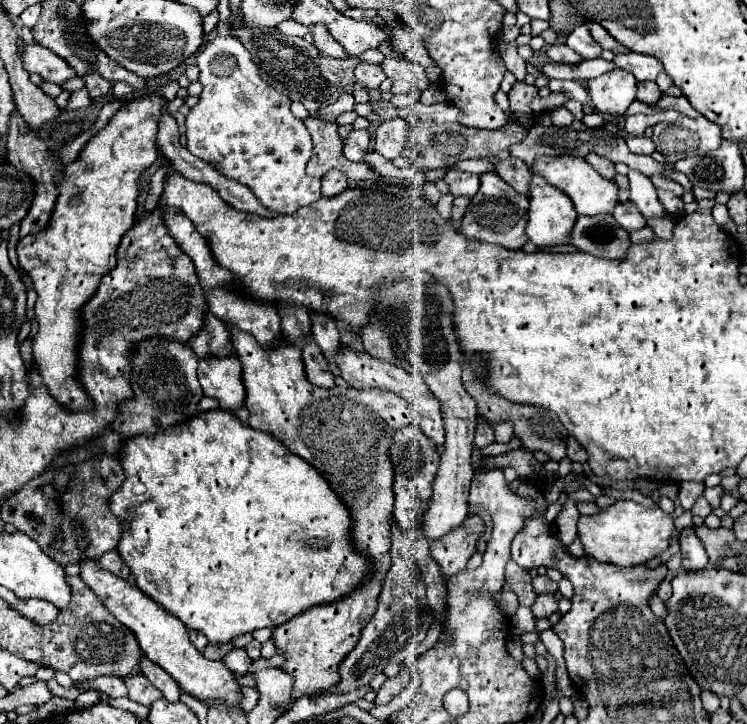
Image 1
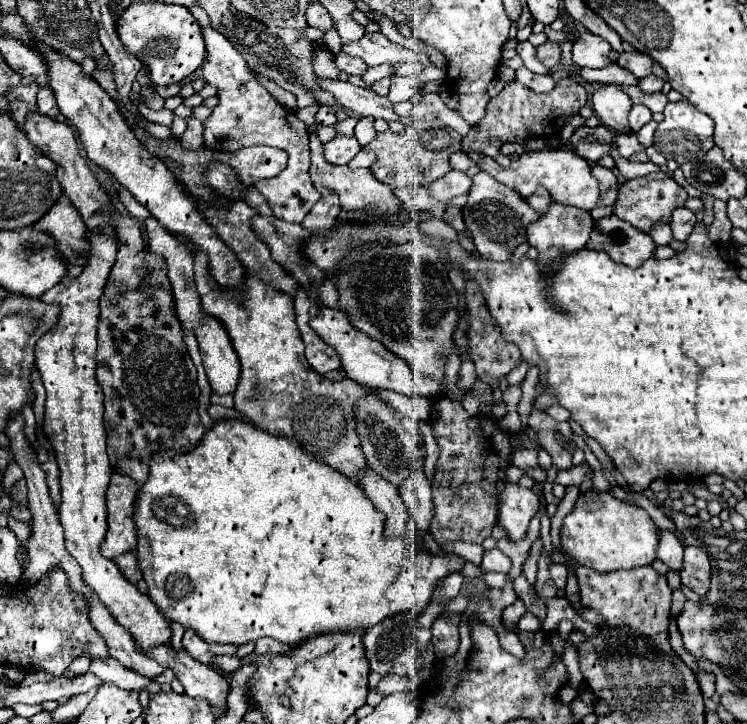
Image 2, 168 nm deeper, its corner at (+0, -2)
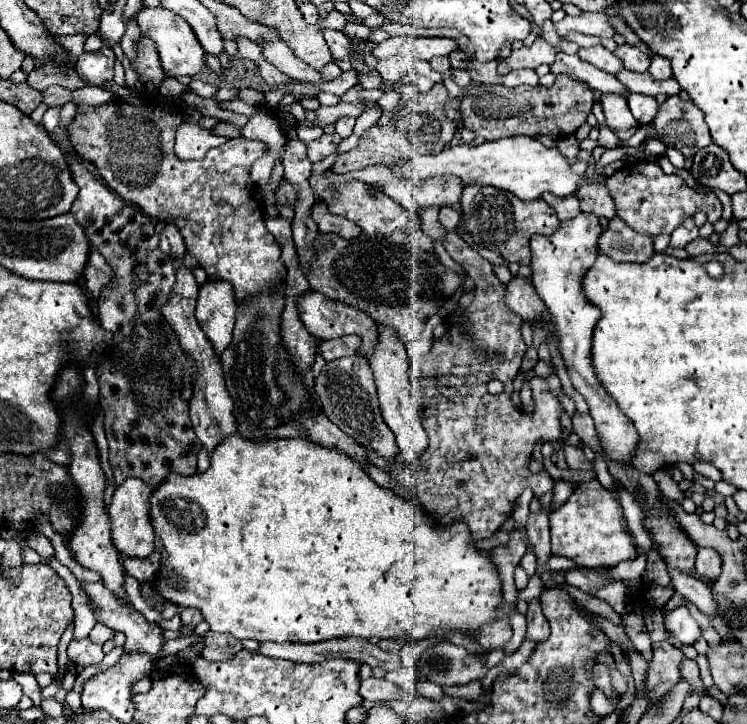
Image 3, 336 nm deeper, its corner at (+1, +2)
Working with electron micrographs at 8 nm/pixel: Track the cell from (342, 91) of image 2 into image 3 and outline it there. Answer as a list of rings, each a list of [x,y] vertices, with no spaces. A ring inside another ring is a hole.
[[[261,40],[257,42],[257,46],[261,48],[263,58],[289,78],[305,80],[311,84],[321,82],[321,74],[311,66],[307,66],[303,60],[299,60],[283,40]]]

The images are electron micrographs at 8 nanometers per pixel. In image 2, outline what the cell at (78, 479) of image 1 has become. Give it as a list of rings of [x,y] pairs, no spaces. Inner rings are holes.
[[[114,472],[106,492],[108,510],[108,532],[100,544],[100,554],[114,558],[118,554],[130,552],[136,546],[136,528],[132,522],[132,506],[138,484],[124,474]]]

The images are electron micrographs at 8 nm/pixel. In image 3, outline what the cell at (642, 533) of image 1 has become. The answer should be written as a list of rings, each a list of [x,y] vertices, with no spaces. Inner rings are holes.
[[[599,480],[583,482],[561,508],[549,512],[551,552],[555,556],[573,560],[579,568],[615,566],[621,560],[633,560],[637,550],[629,534],[623,530],[621,516],[623,512],[619,500],[613,500],[611,494],[599,484]]]

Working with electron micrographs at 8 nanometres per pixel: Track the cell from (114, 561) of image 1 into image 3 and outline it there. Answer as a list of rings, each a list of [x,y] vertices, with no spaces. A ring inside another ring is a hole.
[[[155,552],[147,558],[125,558],[123,568],[129,576],[137,578],[139,582],[151,582],[157,576],[157,570],[161,566],[161,554]]]

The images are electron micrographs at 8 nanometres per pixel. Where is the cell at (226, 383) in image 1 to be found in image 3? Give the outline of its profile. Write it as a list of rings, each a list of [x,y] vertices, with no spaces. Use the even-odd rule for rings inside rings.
[[[205,280],[199,288],[195,316],[217,354],[231,342],[235,308],[235,292],[231,292],[231,284],[207,284]]]

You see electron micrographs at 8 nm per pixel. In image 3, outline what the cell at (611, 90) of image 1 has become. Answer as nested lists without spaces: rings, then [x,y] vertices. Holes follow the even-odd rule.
[[[603,94],[601,106],[603,106],[605,118],[607,118],[607,126],[615,132],[615,136],[619,140],[629,140],[635,134],[635,130],[639,128],[639,122],[633,118],[631,110],[627,108],[625,96]]]

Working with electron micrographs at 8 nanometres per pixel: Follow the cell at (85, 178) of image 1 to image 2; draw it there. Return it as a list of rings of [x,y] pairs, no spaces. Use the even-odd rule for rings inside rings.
[[[106,224],[96,232],[86,232],[90,252],[80,276],[66,276],[44,292],[40,300],[58,304],[60,314],[52,330],[48,330],[34,348],[36,368],[40,370],[46,388],[44,408],[44,432],[54,446],[56,462],[60,468],[60,492],[62,502],[58,506],[60,522],[64,526],[66,550],[80,564],[84,582],[96,590],[100,602],[112,612],[114,620],[126,628],[136,644],[144,650],[152,650],[172,640],[170,620],[156,608],[150,596],[138,592],[130,584],[116,564],[100,556],[98,546],[106,534],[106,488],[112,476],[112,468],[106,456],[106,430],[104,430],[104,408],[102,392],[96,382],[96,326],[100,312],[100,296],[108,282],[112,264],[116,260],[116,230]]]

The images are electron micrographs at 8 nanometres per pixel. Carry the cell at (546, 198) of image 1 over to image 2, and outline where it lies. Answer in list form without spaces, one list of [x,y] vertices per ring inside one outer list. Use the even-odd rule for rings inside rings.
[[[552,202],[548,206],[548,212],[544,212],[536,222],[528,224],[526,236],[528,236],[528,244],[538,250],[538,260],[542,264],[550,266],[552,260],[556,262],[564,254],[572,254],[576,250],[582,250],[588,242],[592,226],[594,226],[592,216],[588,212],[584,212],[580,208],[574,208],[574,206],[564,206],[564,204]]]

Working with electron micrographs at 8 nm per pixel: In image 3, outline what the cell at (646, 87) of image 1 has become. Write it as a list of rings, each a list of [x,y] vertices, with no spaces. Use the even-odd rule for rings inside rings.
[[[653,56],[653,62],[649,66],[649,74],[655,78],[655,80],[667,80],[673,76],[673,70],[671,70],[671,62],[663,56]]]

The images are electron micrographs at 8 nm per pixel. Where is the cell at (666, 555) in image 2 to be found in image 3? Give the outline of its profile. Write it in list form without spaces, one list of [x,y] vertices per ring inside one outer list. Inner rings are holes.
[[[669,570],[669,576],[671,576],[671,582],[675,586],[675,590],[685,596],[691,604],[695,604],[705,616],[719,616],[717,612],[717,604],[711,596],[711,590],[707,588],[707,584],[695,580],[695,578],[687,578],[687,574],[681,574],[677,570]]]

